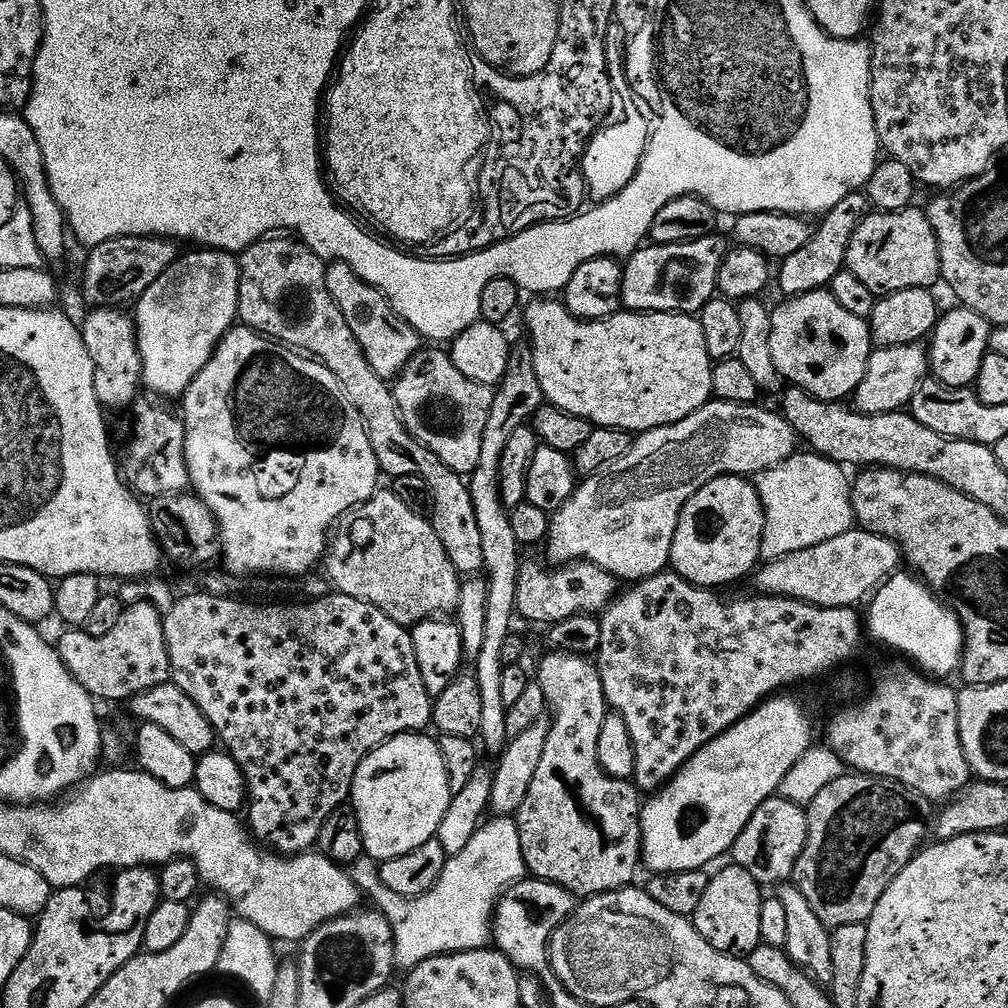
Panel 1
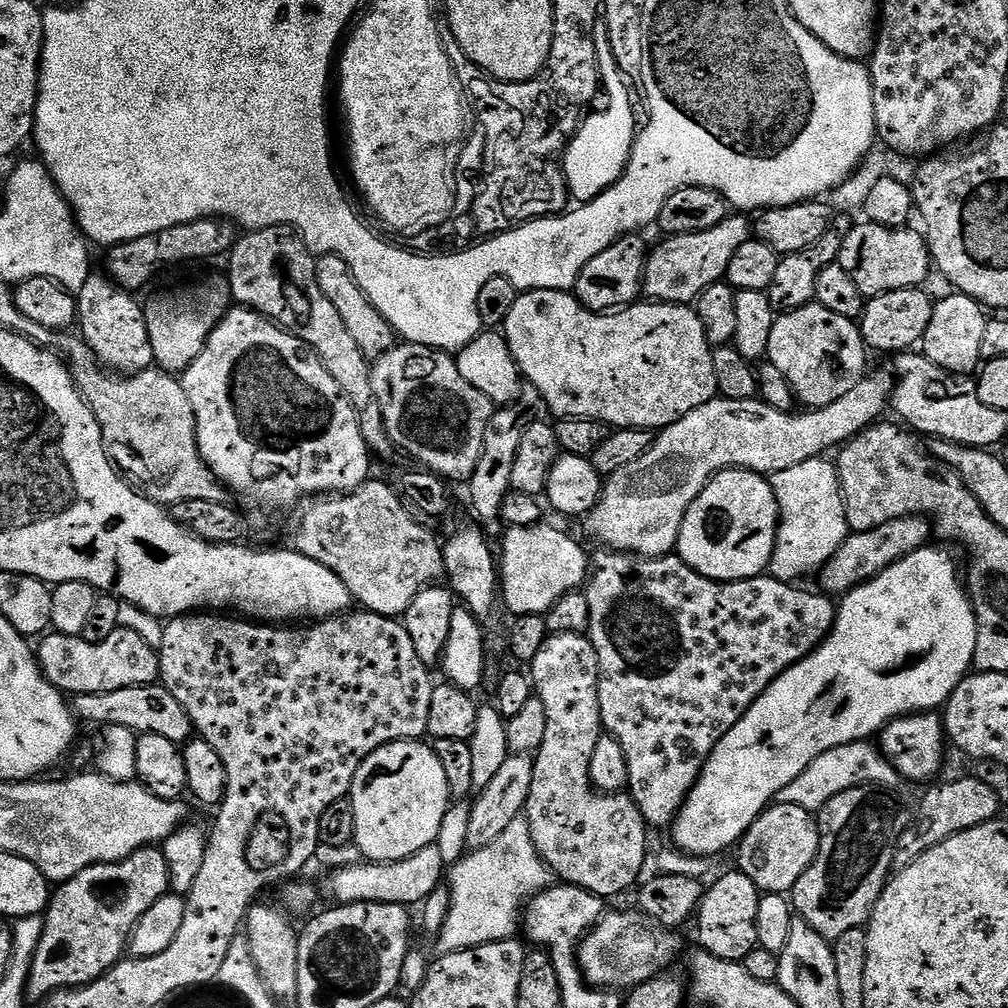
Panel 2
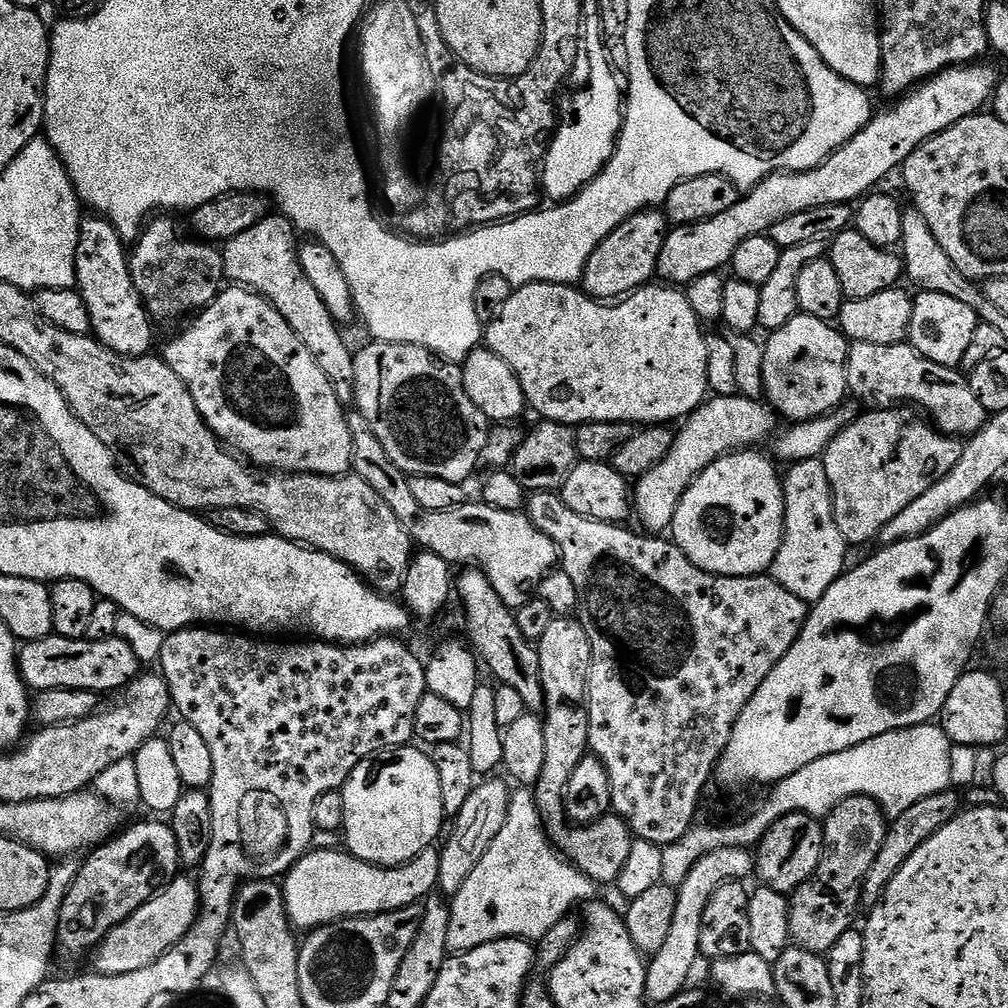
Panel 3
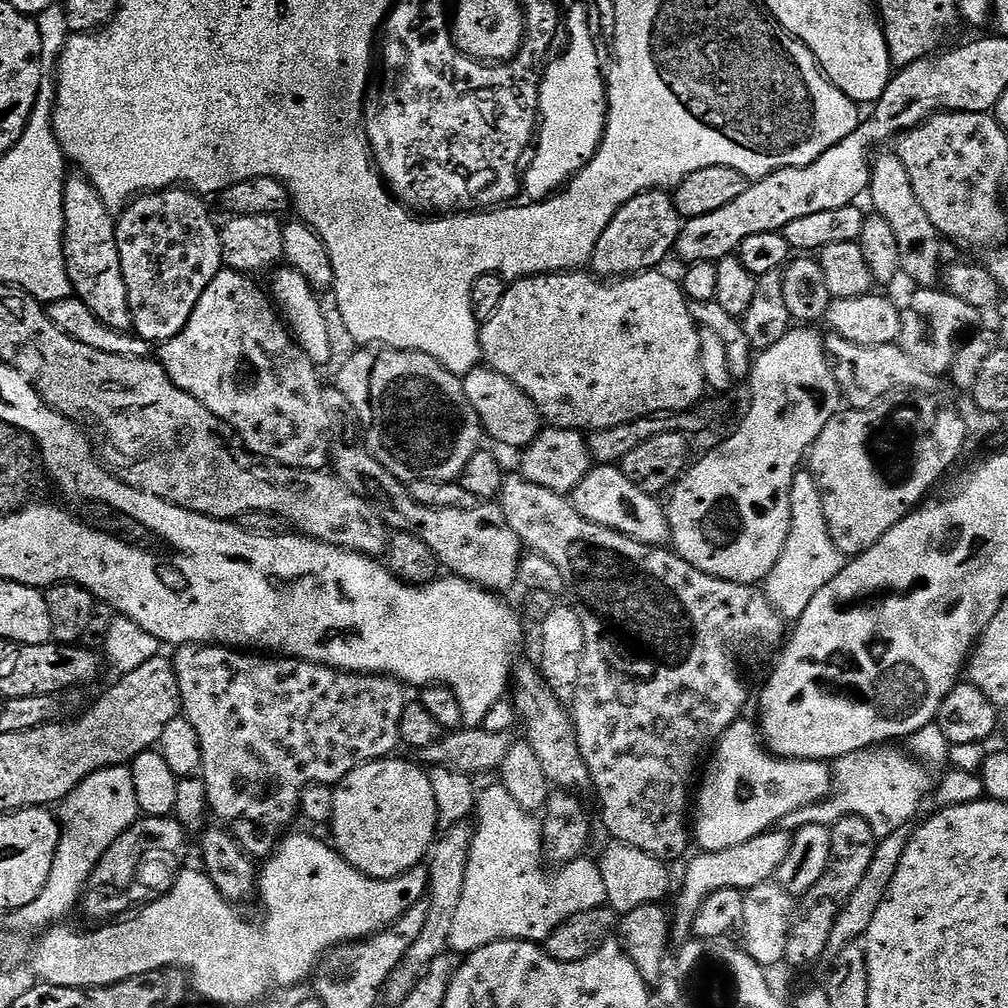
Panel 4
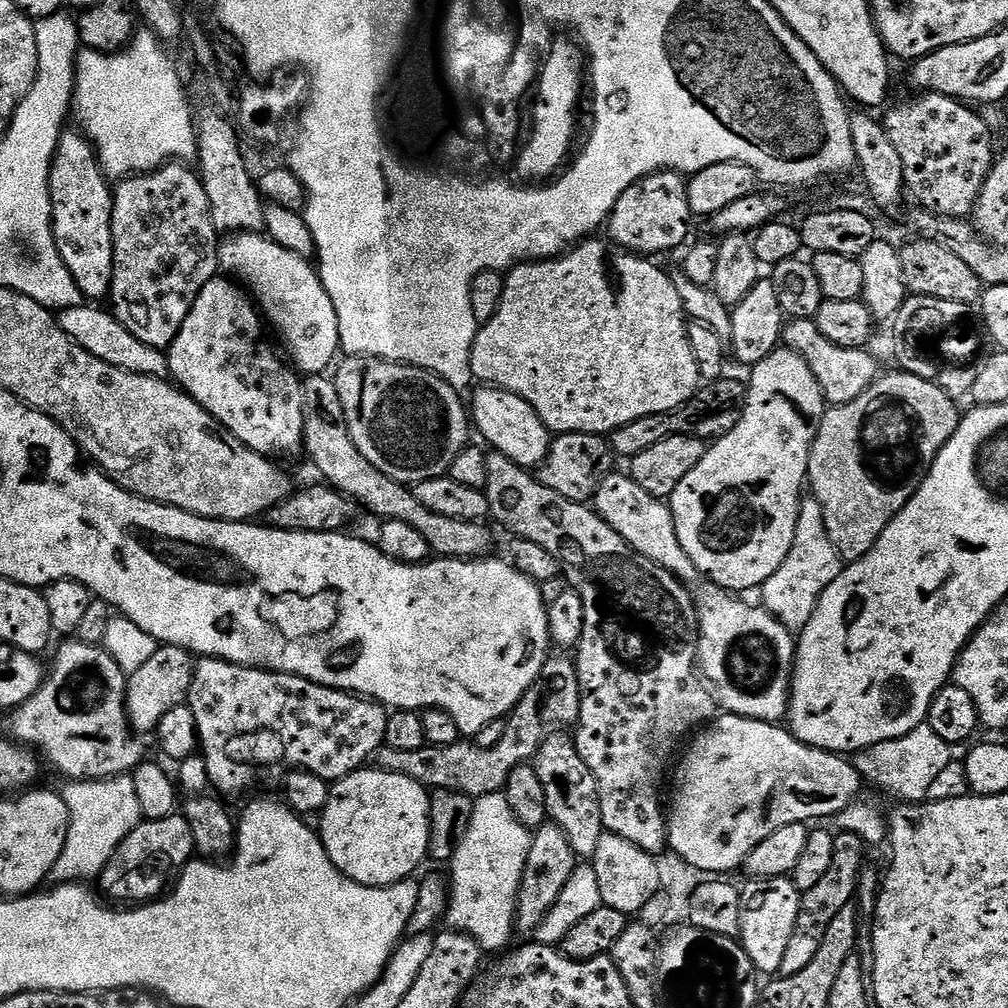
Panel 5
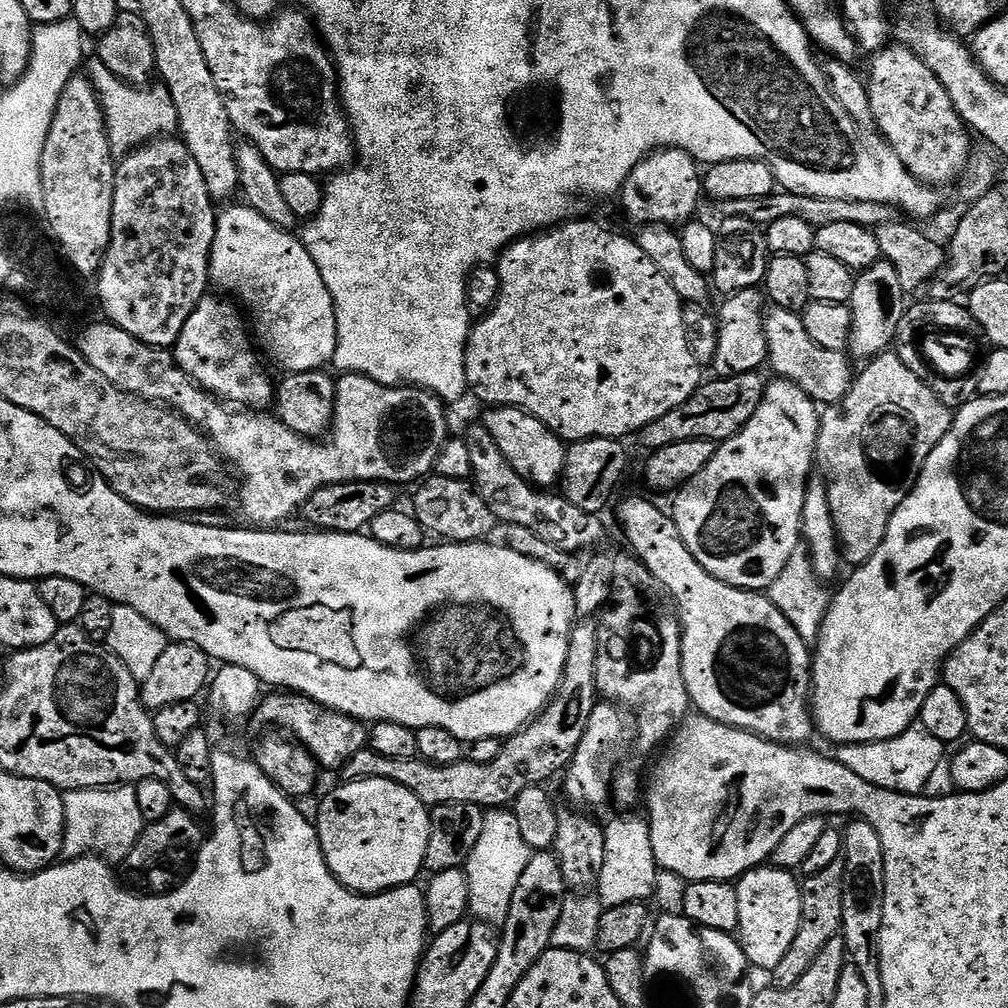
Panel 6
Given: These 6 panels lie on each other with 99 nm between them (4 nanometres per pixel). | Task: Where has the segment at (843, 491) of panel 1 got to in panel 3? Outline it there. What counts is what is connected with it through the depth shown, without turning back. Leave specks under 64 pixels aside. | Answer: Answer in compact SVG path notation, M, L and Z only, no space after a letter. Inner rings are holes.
M823 459L797 460L791 465L792 468L782 476L784 486L784 537L780 543L778 554L774 558L770 569L773 580L778 582L778 586L786 586L790 594L802 598L809 606L817 604L834 586L838 577L843 576L846 565L849 563L848 552L850 546L842 538L842 530L838 530L838 522L834 522L834 502L832 501L832 487L826 478Z

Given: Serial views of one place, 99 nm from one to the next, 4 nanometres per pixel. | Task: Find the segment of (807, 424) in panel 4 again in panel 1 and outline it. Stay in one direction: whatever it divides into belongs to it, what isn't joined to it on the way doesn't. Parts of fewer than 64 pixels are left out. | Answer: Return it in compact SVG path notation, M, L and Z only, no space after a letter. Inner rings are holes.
M830 290L793 296L783 302L785 304L775 305L772 308L772 333L770 334L770 351L774 353L774 366L778 366L781 377L789 385L809 392L818 400L847 401L862 382L868 360L874 351L869 321L857 318L844 307L838 306ZM719 476L714 478L686 506L680 515L678 530L674 534L671 567L682 578L699 588L723 589L723 584L732 584L751 573L761 563L762 538L764 537L764 507L755 483L743 476Z

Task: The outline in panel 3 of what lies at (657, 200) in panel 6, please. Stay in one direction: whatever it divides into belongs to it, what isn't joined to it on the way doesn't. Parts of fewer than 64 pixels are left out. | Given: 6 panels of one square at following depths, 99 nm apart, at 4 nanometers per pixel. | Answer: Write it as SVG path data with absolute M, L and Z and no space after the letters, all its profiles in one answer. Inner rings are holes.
M645 210L626 218L590 254L590 262L584 267L582 291L593 300L616 302L645 287L651 281L648 279L656 276L658 254L662 254L669 231L668 218L660 210Z

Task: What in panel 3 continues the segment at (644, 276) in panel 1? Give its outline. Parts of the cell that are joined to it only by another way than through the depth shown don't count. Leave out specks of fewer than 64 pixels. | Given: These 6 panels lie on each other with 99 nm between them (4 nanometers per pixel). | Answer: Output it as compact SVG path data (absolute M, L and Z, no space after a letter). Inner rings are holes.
M988 62L947 68L945 72L940 72L937 76L925 80L923 84L916 85L912 91L905 92L895 102L889 103L892 105L885 112L877 111L861 132L854 134L854 138L845 142L837 152L832 153L827 160L823 160L817 168L811 168L808 172L774 172L747 194L741 195L740 201L730 206L730 210L717 214L715 218L706 218L706 222L673 227L662 246L662 254L658 254L656 276L664 279L661 281L668 286L686 286L694 282L694 278L702 278L702 274L727 269L734 258L734 250L738 250L738 246L746 242L746 238L771 233L773 226L782 222L782 218L790 218L794 214L802 214L802 210L814 210L818 206L851 205L869 195L877 186L883 185L880 183L895 168L897 171L903 166L906 158L910 158L910 154L918 150L918 146L942 134L942 130L954 126L954 122L962 122L962 118L977 115L983 109L980 107L983 104L985 107L991 101L992 95L996 93L998 72L984 63Z

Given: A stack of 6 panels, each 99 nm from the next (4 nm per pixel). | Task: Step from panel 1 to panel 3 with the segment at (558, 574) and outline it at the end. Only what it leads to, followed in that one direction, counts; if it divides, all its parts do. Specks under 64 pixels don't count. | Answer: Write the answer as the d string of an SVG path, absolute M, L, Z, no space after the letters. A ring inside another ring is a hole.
M360 426L360 429L357 427L354 432L354 464L359 475L363 476L366 482L370 482L370 486L374 486L374 490L378 490L380 497L388 503L390 510L398 514L398 522L402 522L402 526L410 533L417 545L438 554L438 558L442 558L453 566L475 565L486 574L486 578L490 578L490 586L494 586L494 590L498 592L498 598L502 598L506 607L517 610L527 603L540 581L557 567L560 552L556 549L556 543L546 534L542 534L542 530L535 528L523 511L494 510L494 506L483 502L469 502L454 510L430 510L429 512L422 506L418 506L414 494L410 494L408 476L390 462L378 438L364 426Z

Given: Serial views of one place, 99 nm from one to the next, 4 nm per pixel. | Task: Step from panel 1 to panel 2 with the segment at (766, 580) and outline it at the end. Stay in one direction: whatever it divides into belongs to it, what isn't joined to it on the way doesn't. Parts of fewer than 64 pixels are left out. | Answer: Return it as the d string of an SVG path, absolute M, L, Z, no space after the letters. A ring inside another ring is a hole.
M922 516L894 518L894 522L886 522L874 530L852 532L844 539L844 545L826 561L823 568L819 569L818 577L820 576L821 584L819 587L833 597L843 597L844 593L874 579L879 572L886 570L894 562L925 547L933 534L934 529L931 523Z

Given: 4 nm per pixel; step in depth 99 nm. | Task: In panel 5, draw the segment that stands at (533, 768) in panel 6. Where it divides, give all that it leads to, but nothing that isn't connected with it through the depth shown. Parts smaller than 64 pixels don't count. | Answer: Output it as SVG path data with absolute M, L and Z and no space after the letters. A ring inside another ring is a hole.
M556 655L549 659L542 673L543 679L512 709L507 717L506 734L502 734L502 739L495 746L483 748L468 738L461 739L454 746L428 744L422 750L394 750L385 746L376 752L375 767L414 778L414 782L429 790L445 788L473 798L503 792L510 774L517 766L535 761L542 742L550 735L548 724L553 724L556 730L568 730L576 725L580 717L582 692L576 677L575 659L568 657L567 660L564 657L567 655Z

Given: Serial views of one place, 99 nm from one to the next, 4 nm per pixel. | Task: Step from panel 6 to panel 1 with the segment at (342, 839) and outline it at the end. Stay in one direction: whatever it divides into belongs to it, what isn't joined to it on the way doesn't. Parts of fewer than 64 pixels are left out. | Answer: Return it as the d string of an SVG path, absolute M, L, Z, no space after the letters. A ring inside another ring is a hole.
M407 732L401 736L390 738L385 744L377 746L358 766L358 770L354 774L350 797L351 806L358 814L358 826L362 830L364 855L369 856L370 859L377 862L393 860L394 858L402 858L402 854L410 854L414 850L418 850L418 846L426 846L426 842L435 840L436 831L438 830L438 826L442 826L442 818L446 818L446 810L450 806L453 795L453 792L450 790L450 782L446 778L446 762L442 762L439 743L435 739L431 740L428 734L424 732Z

